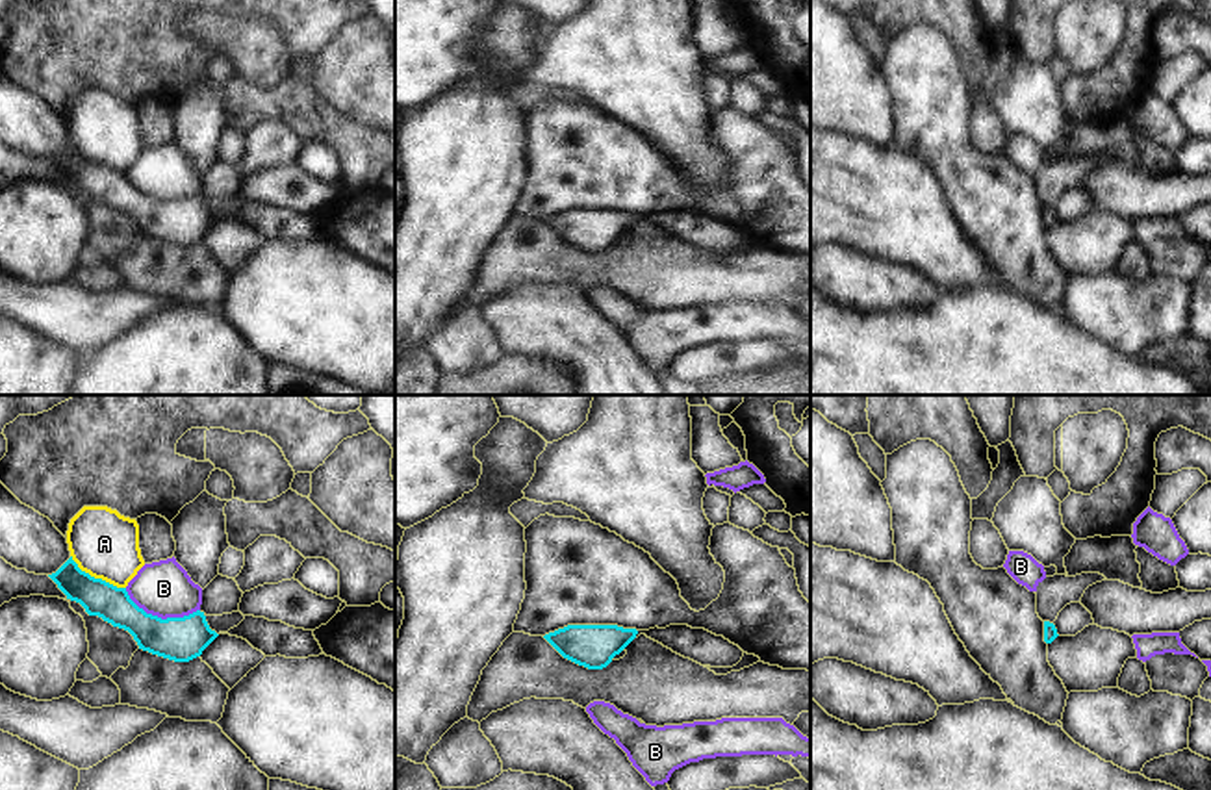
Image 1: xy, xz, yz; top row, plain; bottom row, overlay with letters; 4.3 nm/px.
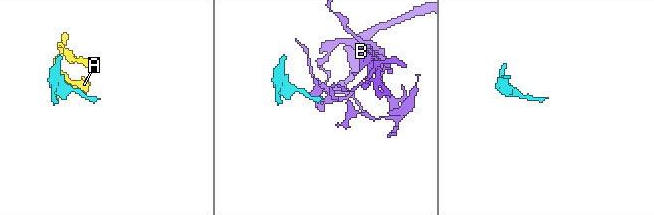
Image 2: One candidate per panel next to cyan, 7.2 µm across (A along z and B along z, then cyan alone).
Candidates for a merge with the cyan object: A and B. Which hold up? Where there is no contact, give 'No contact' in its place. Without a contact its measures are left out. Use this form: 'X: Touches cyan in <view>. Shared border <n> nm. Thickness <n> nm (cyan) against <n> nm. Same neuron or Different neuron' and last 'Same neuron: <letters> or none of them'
A: Touches cyan in xy. Shared border 280 nm. Thickness 160 nm (cyan) against 300 nm. Different neuron
B: Touches cyan in xy. Shared border 340 nm. Thickness 190 nm (cyan) against 240 nm. Different neuron
Same neuron: none of them.

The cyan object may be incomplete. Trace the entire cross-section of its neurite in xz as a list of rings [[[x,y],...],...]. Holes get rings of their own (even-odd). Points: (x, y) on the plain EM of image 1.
[[[567,210],[543,223],[564,243],[588,254],[603,254],[640,219],[701,250],[733,252],[744,241],[744,236],[723,221],[688,210],[655,211],[649,215],[618,210]]]

